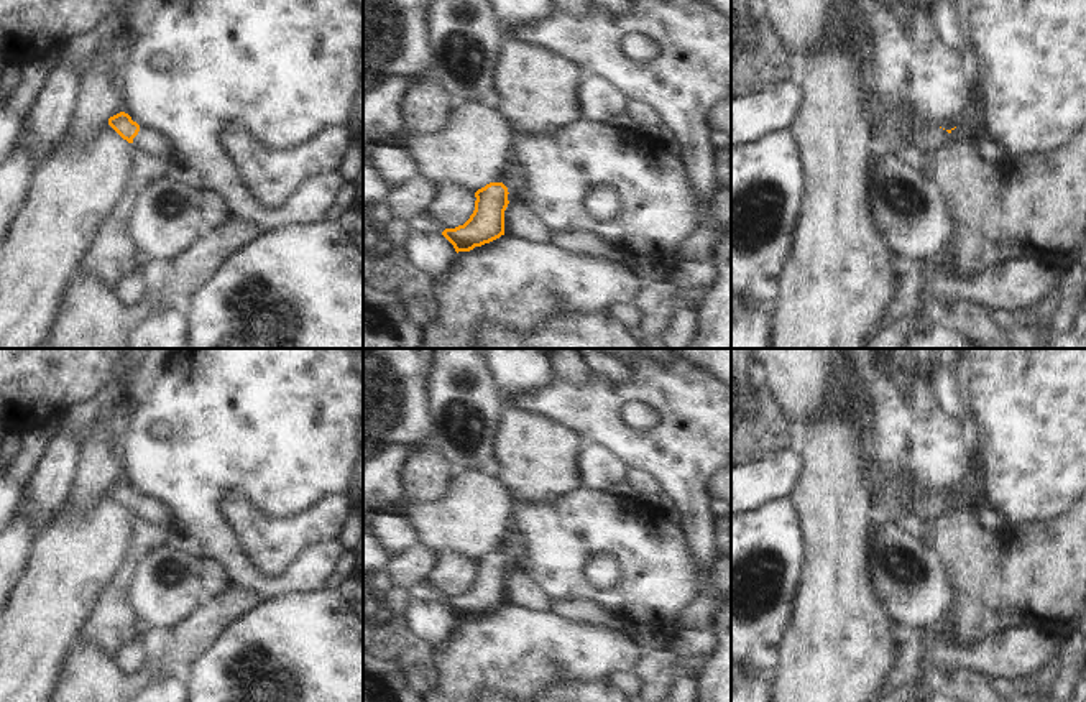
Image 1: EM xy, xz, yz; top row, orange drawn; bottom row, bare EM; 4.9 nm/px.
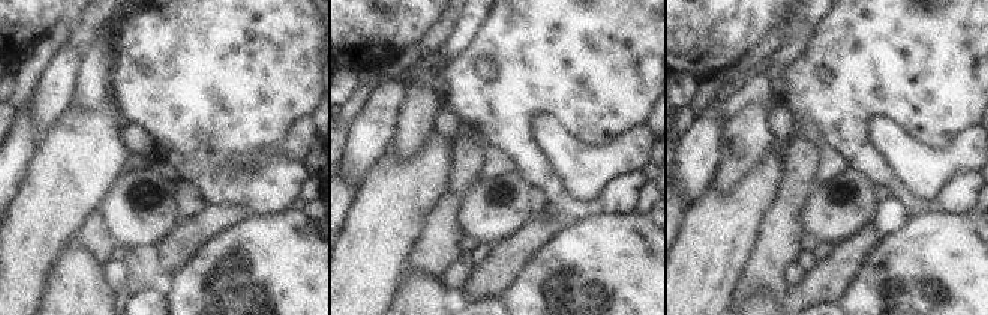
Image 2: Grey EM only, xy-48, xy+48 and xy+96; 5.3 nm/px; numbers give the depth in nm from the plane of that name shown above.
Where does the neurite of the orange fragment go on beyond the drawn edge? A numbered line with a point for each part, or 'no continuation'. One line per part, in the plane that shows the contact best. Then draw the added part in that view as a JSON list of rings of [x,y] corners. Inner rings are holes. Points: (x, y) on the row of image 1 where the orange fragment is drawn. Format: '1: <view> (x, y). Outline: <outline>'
1: xy (148, 140). Outline: [[[140,127],[138,135],[133,138],[133,146],[153,156],[159,156],[166,161],[173,158],[171,143],[156,130],[150,127]]]

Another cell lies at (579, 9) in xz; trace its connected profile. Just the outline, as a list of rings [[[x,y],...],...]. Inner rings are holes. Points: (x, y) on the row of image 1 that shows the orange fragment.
[[[550,0],[550,2],[560,13],[575,18],[583,18],[593,5],[590,0]]]

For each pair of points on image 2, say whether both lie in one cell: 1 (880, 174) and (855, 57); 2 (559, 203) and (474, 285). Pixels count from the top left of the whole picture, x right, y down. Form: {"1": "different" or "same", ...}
{"1": "same", "2": "different"}

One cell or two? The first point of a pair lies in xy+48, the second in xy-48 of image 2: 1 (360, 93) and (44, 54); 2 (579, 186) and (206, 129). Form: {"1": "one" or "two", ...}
{"1": "one", "2": "two"}

